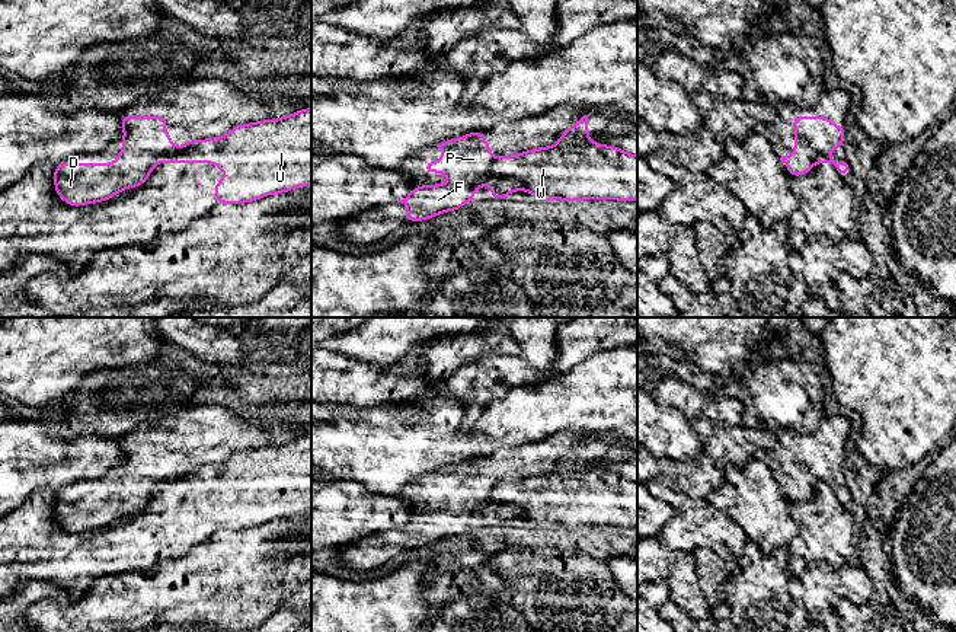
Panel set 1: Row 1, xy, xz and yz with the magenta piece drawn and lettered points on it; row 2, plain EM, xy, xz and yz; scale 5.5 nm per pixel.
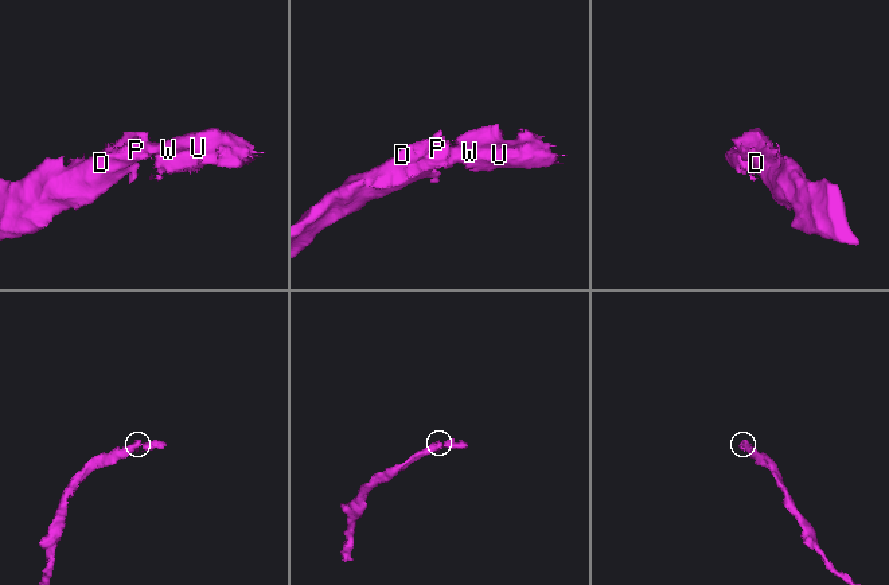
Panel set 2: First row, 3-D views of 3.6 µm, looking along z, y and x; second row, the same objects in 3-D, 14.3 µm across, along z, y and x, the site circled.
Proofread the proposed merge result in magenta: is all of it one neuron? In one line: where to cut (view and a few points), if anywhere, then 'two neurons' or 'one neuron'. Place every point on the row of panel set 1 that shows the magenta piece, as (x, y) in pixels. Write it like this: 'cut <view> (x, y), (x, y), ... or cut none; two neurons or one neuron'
cut xz (489, 163), (489, 175), (514, 178), (521, 188); two neurons

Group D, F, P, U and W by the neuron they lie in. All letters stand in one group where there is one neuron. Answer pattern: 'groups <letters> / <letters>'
groups D F P / U W

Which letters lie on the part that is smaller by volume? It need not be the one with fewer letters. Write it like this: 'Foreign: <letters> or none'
Foreign: U, W

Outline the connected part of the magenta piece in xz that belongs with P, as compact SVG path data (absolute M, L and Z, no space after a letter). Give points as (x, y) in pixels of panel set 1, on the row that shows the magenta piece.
M474 131L434 146L442 150L439 156L444 159L423 162L423 170L426 173L441 172L444 176L453 178L457 182L413 188L399 201L406 204L409 223L431 220L442 213L461 210L464 201L473 205L476 189L486 183L492 185L489 200L506 200L508 194L521 189L521 183L515 179L487 175L493 156L486 134Z

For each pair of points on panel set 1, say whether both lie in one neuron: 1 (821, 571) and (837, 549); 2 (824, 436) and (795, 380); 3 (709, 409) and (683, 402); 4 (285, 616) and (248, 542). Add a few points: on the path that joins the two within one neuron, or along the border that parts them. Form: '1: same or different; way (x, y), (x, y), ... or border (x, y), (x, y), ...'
1: different; border (814, 558), (825, 561), (835, 570), (847, 564)
2: different; border (825, 415), (821, 424), (809, 433), (785, 428)
3: same; way (703, 404), (688, 402)
4: different; border (296, 590), (268, 616)

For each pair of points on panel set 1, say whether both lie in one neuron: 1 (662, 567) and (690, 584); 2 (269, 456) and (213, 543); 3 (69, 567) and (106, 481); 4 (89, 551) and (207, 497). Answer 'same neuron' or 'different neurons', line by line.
1: same neuron
2: different neurons
3: different neurons
4: same neuron

